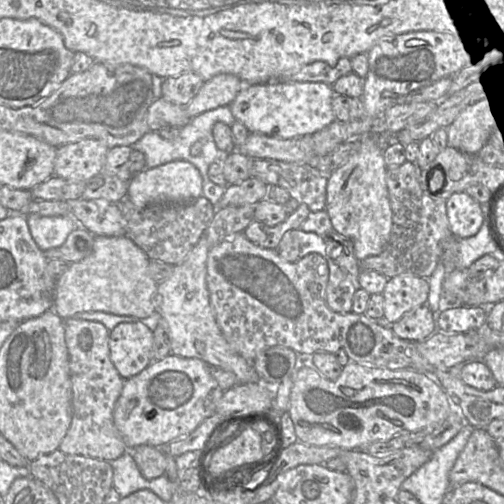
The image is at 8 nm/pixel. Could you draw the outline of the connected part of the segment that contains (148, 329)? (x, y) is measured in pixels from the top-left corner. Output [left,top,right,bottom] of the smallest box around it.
[109,320,153,380]

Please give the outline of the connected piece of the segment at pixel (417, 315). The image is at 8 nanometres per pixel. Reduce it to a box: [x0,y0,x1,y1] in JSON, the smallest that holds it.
[391,304,438,342]

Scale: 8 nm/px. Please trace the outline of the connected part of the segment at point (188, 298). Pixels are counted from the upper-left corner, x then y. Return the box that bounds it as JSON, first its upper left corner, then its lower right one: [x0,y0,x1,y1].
[157,235,261,384]

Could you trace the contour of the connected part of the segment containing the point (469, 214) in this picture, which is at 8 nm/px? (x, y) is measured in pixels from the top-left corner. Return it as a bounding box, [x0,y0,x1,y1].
[447,191,484,238]

